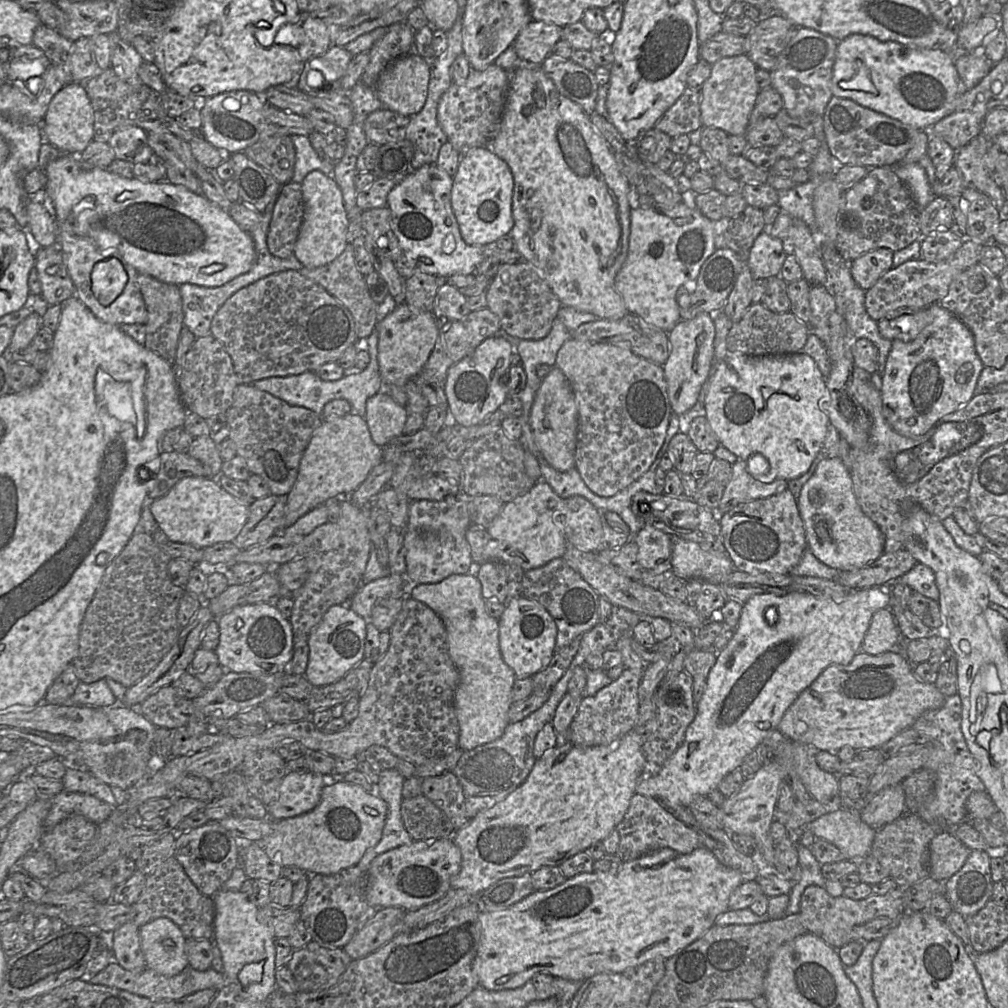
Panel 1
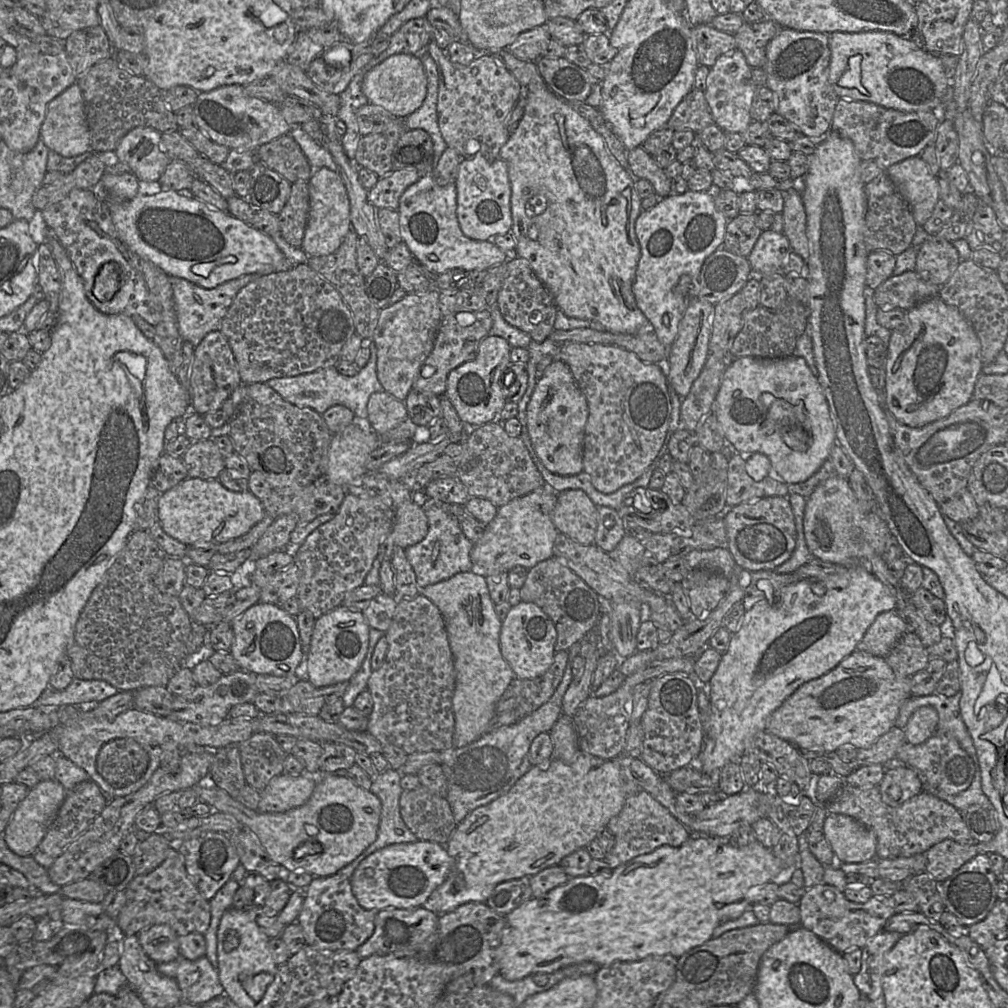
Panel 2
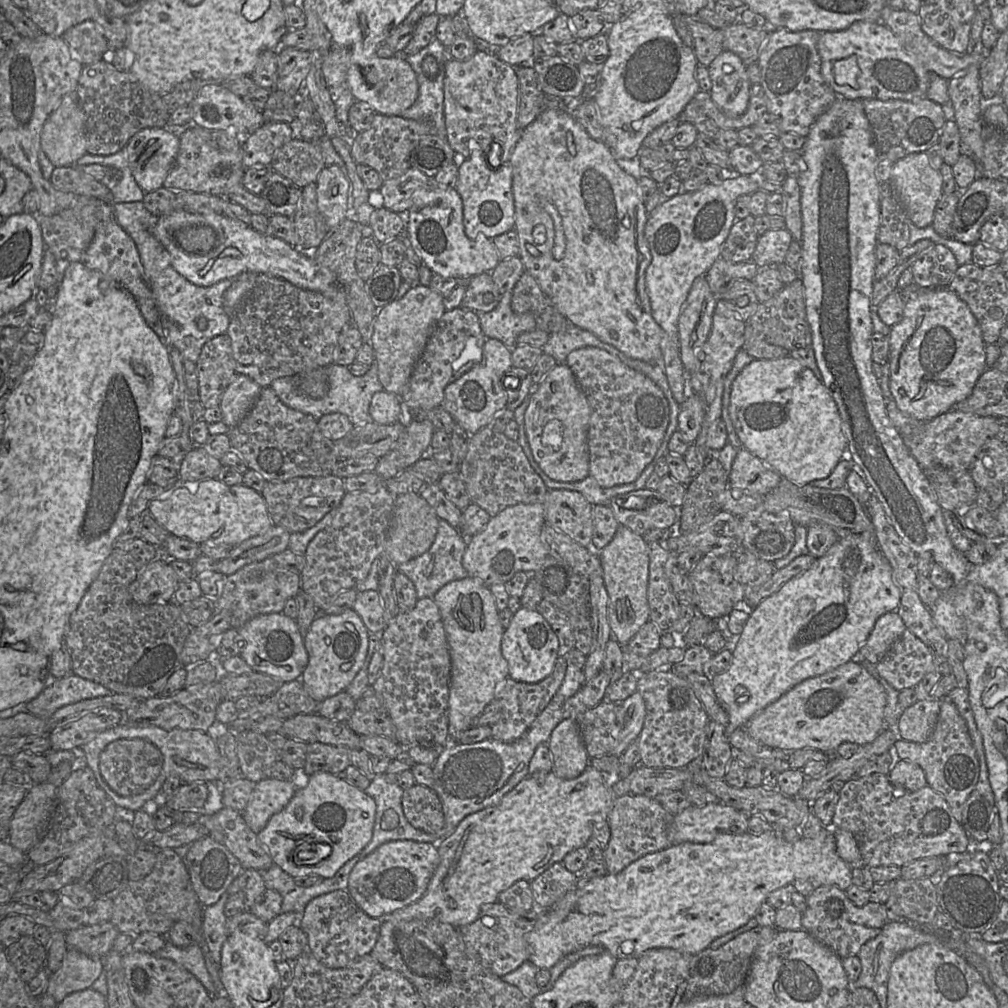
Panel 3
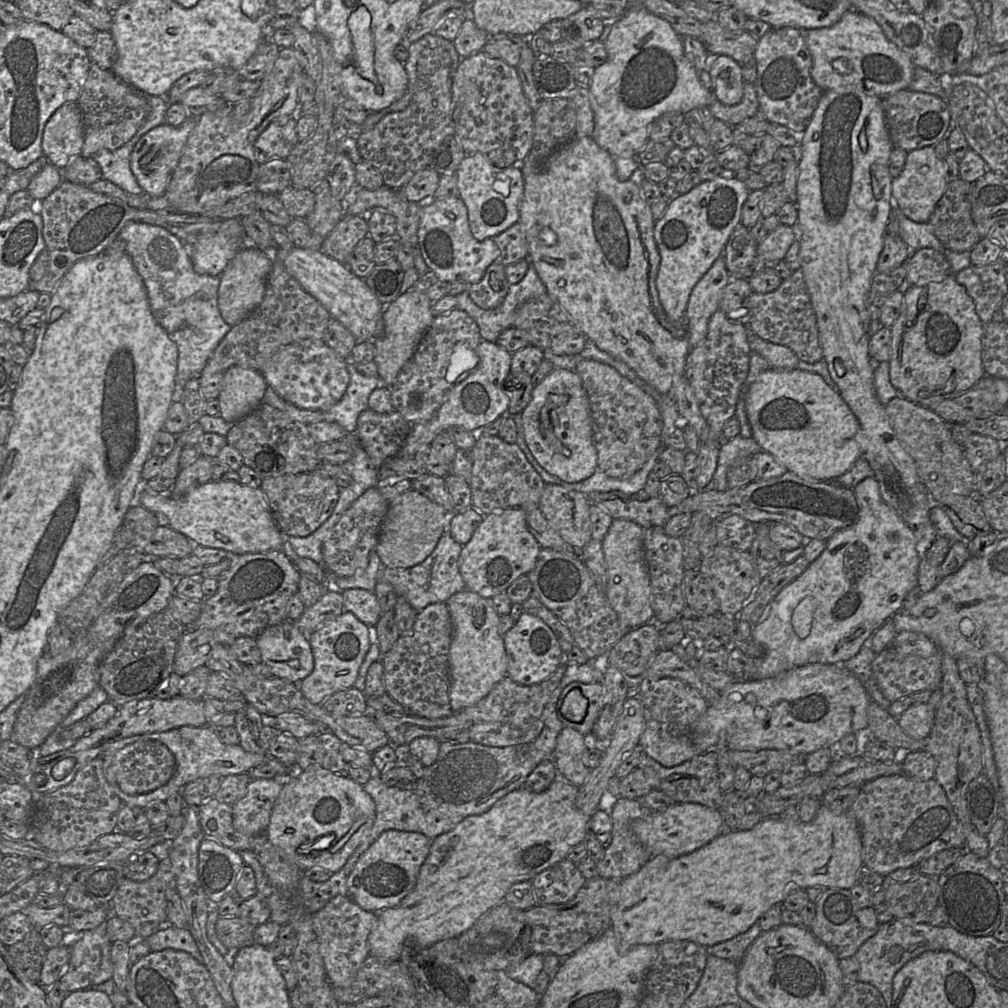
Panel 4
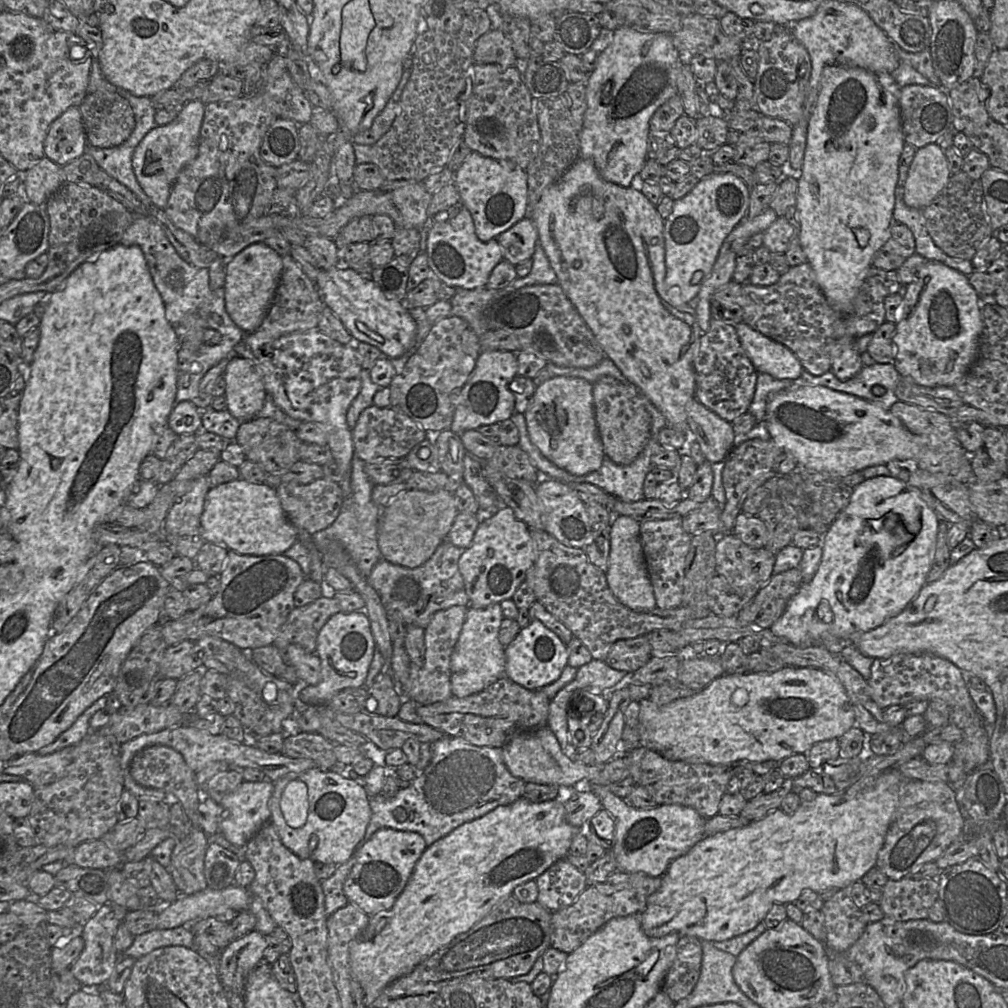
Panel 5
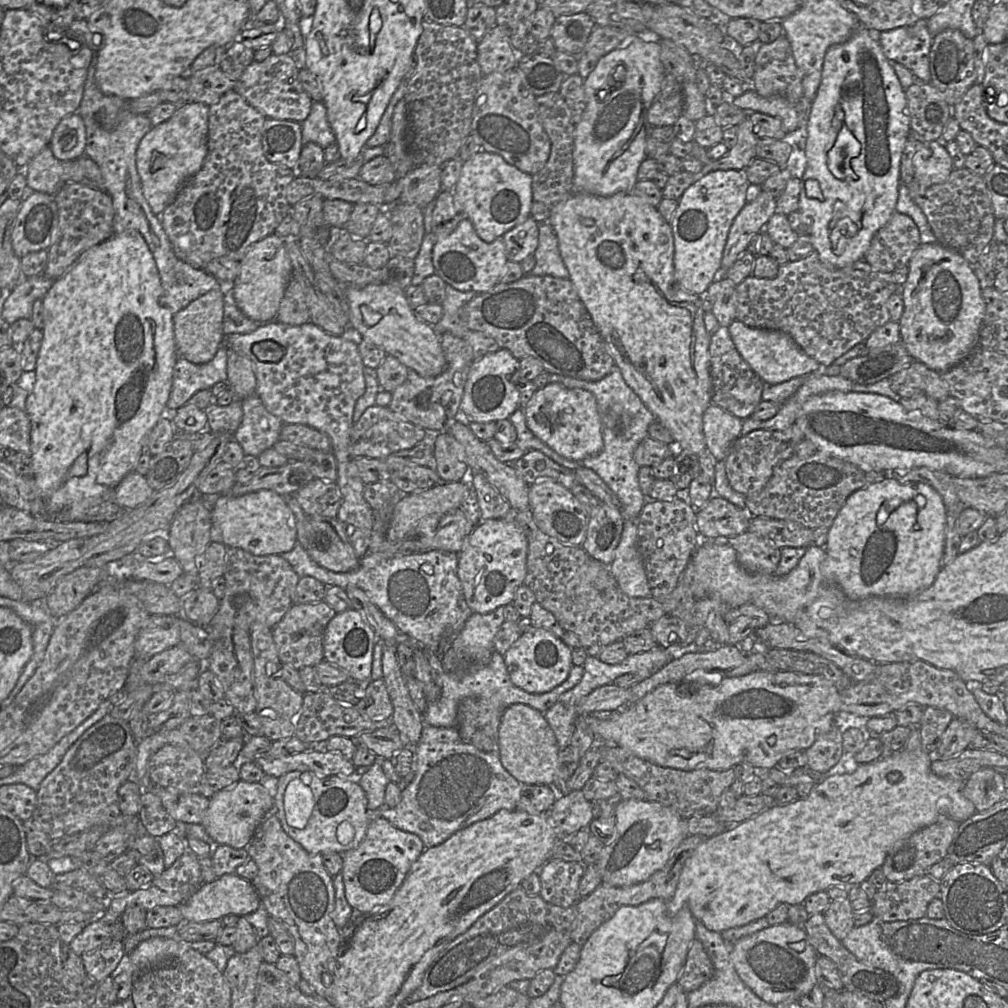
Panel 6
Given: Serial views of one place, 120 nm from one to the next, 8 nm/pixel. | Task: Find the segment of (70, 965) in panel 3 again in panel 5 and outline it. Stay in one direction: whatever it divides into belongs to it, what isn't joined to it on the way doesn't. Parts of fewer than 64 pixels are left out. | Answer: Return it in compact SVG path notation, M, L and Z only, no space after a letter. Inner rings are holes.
M107 901L99 906L96 913L82 926L80 936L85 942L84 949L69 969L83 987L106 985L120 959L120 954L115 949L114 937L119 924L123 922L127 913L128 909L125 907Z

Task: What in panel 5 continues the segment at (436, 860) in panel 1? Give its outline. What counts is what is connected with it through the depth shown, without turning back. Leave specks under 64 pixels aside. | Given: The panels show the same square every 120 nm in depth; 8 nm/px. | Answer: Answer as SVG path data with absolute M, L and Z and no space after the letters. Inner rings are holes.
M381 828L359 849L343 891L349 902L368 916L390 909L407 885L414 867L427 848L424 838L411 831Z

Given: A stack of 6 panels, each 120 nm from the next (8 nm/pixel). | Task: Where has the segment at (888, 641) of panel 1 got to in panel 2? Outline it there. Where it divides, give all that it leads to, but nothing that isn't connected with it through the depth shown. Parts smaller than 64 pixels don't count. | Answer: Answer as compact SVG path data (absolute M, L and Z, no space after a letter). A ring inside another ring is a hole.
M895 611L882 612L875 618L856 649L859 652L885 658L908 631L908 624Z

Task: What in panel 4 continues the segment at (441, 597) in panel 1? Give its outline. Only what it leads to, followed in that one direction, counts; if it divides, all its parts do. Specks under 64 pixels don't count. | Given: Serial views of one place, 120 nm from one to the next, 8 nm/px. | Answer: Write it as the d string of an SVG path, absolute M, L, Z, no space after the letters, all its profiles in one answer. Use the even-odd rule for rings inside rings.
M468 589L453 594L446 605L452 624L452 640L449 650L449 699L453 713L473 707L485 698L493 687L507 676L507 654L503 636L499 633L500 615L491 598L483 598Z

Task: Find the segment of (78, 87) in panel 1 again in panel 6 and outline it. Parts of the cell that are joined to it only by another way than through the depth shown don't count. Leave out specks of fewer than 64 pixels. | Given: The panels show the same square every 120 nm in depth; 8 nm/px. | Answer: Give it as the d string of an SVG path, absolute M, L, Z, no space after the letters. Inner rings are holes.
M78 113L63 118L54 129L49 147L59 161L77 160L84 155L86 127Z

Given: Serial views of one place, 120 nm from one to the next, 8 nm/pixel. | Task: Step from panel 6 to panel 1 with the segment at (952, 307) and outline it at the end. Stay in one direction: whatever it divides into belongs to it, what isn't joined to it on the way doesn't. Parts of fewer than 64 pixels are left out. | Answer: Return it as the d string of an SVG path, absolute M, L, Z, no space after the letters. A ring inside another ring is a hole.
M939 303L904 318L905 322L910 322L907 330L917 323L919 333L909 341L892 341L882 375L882 412L898 434L917 438L976 395L977 381L984 365L976 353L971 331Z

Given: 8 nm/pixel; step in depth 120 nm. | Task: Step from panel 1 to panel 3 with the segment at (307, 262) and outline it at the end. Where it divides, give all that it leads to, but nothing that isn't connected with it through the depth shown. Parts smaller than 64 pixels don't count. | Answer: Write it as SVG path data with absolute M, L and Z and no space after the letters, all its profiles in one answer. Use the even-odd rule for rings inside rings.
M337 165L325 166L316 180L318 210L328 230L335 230L346 219L350 182Z

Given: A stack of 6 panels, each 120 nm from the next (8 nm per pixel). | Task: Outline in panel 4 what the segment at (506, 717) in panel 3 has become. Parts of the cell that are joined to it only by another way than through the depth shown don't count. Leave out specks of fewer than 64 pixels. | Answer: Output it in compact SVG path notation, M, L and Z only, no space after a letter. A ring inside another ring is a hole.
M560 664L548 679L529 686L520 685L508 676L504 677L478 704L462 710L472 721L472 725L468 729L470 742L490 747L508 747L534 741L544 726L545 706L561 683L566 670L567 666Z

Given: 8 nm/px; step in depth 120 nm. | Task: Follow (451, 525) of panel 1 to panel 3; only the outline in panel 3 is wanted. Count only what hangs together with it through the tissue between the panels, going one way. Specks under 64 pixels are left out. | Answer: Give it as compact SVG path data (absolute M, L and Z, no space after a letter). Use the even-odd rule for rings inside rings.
M439 519L438 530L431 547L422 555L408 562L395 565L396 571L406 575L414 584L417 598L433 598L435 593L449 582L469 577L462 565L467 538L447 521Z

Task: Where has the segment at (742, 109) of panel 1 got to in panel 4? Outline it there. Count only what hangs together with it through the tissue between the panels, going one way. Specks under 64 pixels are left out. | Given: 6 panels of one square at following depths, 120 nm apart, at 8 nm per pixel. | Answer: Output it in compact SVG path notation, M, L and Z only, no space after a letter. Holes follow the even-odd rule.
M727 55L711 58L708 73L714 84L714 97L725 105L741 102L744 93L744 79L741 65Z

